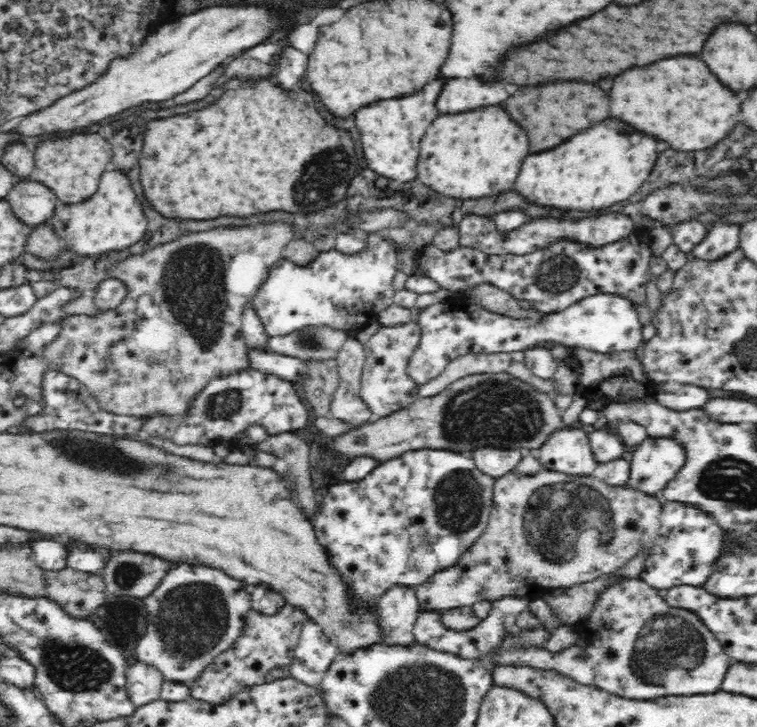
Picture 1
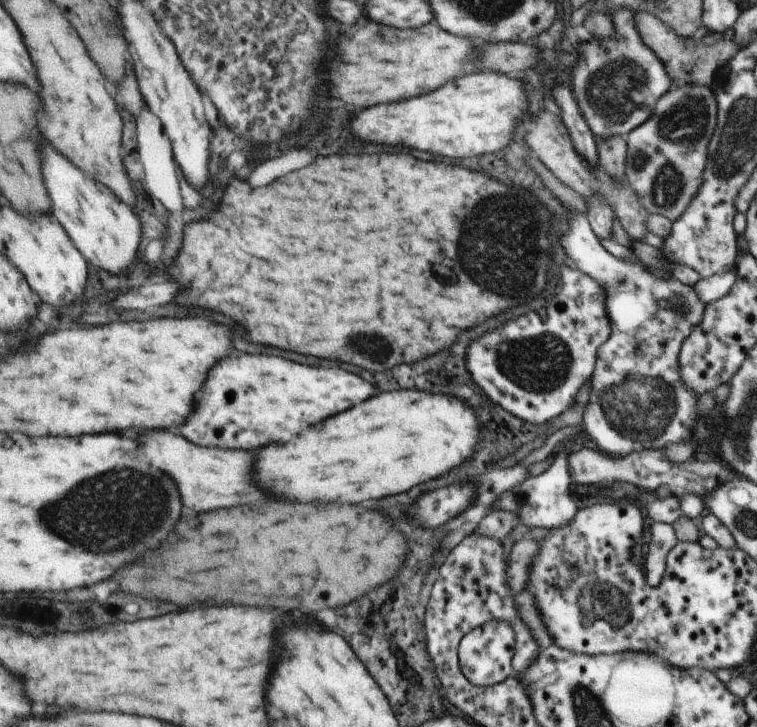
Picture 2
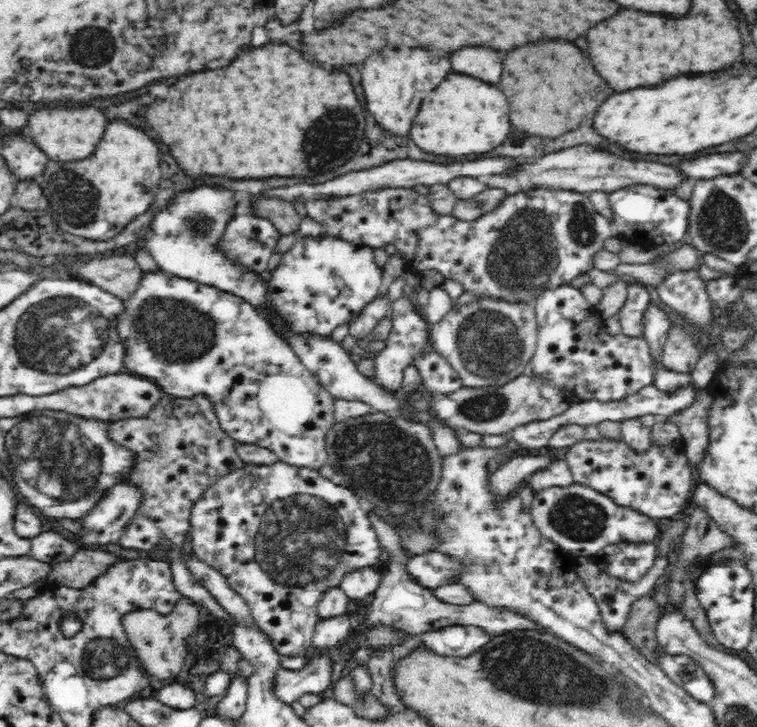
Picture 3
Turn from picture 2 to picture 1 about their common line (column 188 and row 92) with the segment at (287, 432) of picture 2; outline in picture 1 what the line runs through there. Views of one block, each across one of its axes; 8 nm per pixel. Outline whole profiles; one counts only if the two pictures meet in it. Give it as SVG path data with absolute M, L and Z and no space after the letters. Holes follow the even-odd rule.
M430 82L422 94L414 94L410 98L400 98L394 102L378 102L378 106L366 106L362 114L356 118L356 128L360 130L364 158L370 170L380 176L412 182L416 178L416 164L418 164L418 144L426 130L430 128L432 120L438 116L434 114L434 98L442 82Z

